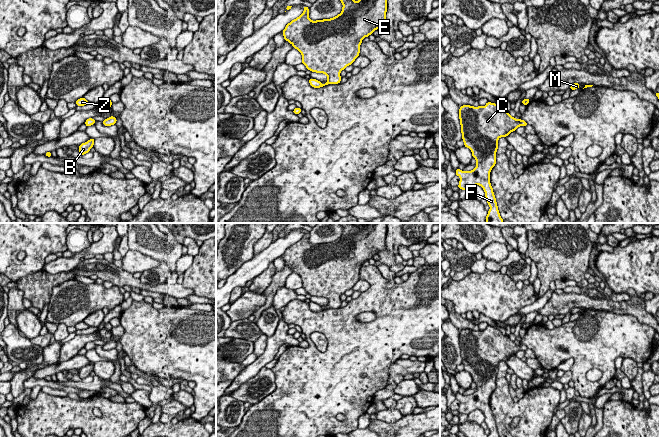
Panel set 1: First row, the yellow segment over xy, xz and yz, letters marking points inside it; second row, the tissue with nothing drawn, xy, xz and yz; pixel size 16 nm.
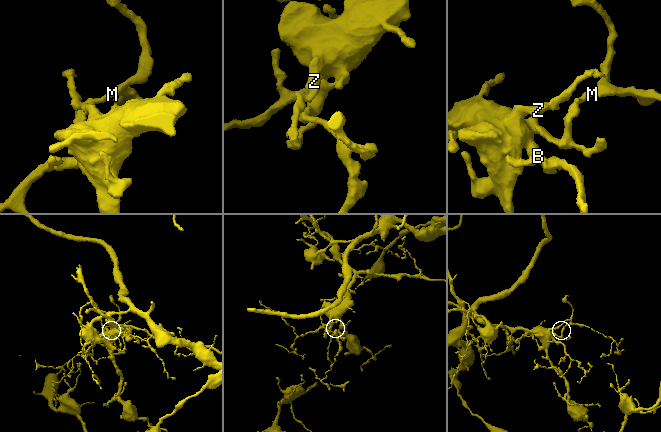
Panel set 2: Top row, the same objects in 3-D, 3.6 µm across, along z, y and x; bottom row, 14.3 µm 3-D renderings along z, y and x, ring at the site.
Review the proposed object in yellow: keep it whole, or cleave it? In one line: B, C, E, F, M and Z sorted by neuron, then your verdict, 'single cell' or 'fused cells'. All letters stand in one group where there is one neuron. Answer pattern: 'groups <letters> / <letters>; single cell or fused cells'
groups B C E F M Z; single cell

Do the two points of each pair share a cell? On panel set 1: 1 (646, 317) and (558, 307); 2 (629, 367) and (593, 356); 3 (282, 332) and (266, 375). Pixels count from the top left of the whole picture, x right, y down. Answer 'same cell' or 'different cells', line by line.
1: same cell
2: different cells
3: different cells

